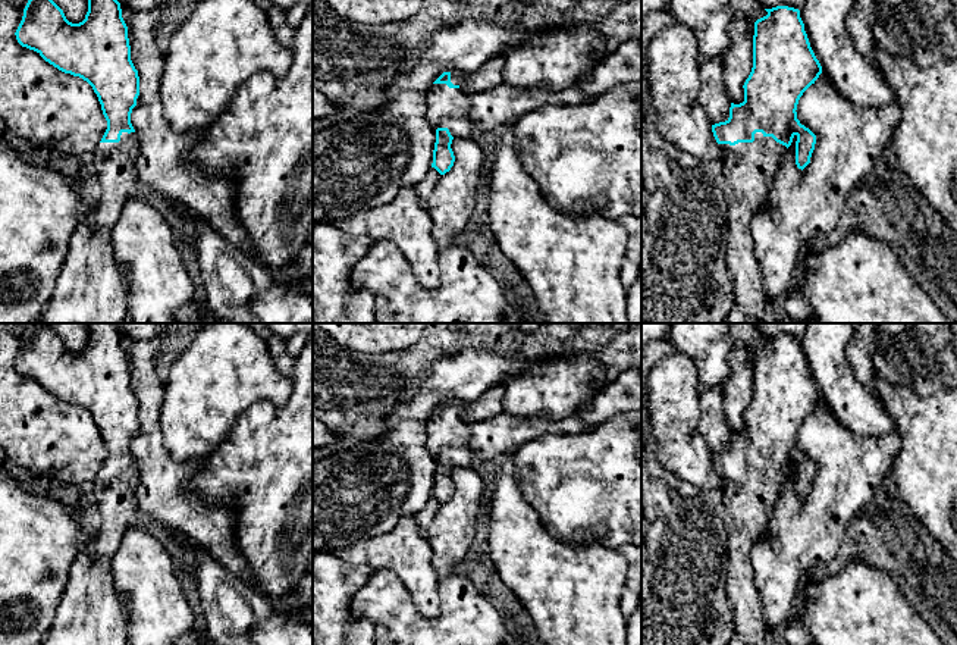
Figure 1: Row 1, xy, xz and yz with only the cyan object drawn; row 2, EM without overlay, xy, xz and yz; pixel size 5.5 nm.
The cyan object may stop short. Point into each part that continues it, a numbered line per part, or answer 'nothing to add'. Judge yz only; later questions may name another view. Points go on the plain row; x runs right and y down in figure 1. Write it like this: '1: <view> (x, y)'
1: yz (749, 498)

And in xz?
1: xz (448, 437)

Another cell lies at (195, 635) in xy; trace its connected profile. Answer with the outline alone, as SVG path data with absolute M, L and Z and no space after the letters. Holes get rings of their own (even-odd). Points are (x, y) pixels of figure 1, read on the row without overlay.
M195 605L195 617L197 621L194 623L194 626L188 632L181 635L175 641L175 645L210 645L205 638L205 624L197 605Z

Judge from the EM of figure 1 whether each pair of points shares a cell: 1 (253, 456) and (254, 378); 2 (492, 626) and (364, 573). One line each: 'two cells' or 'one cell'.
1: two cells
2: two cells

